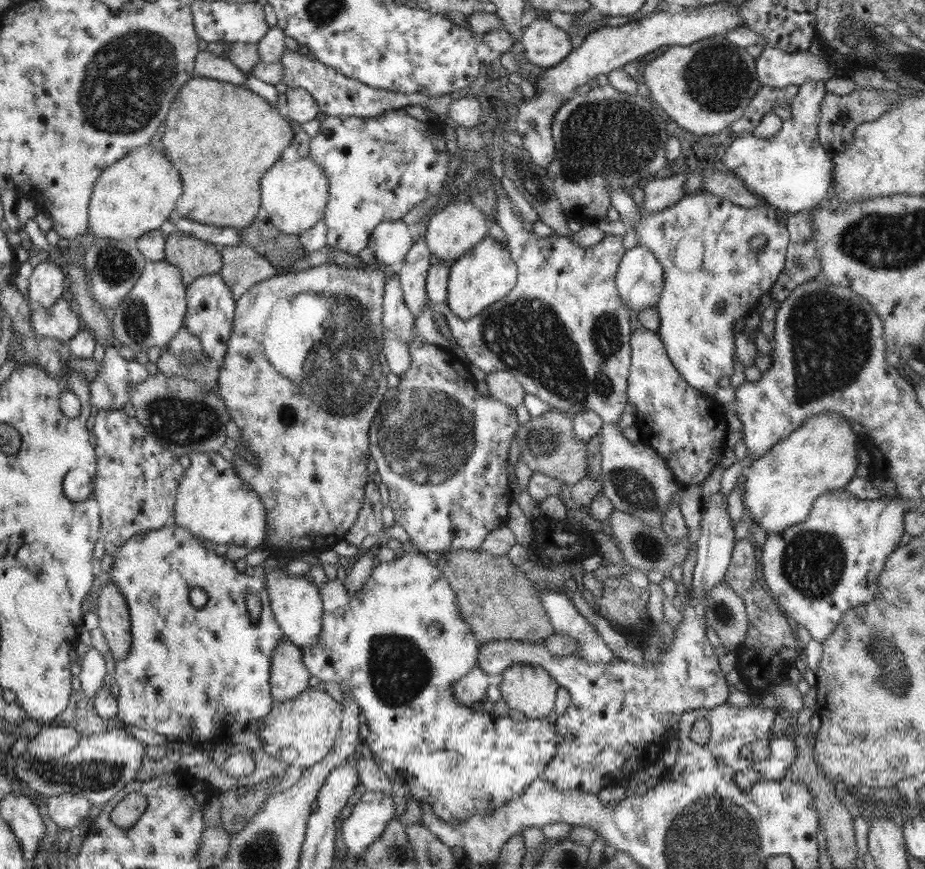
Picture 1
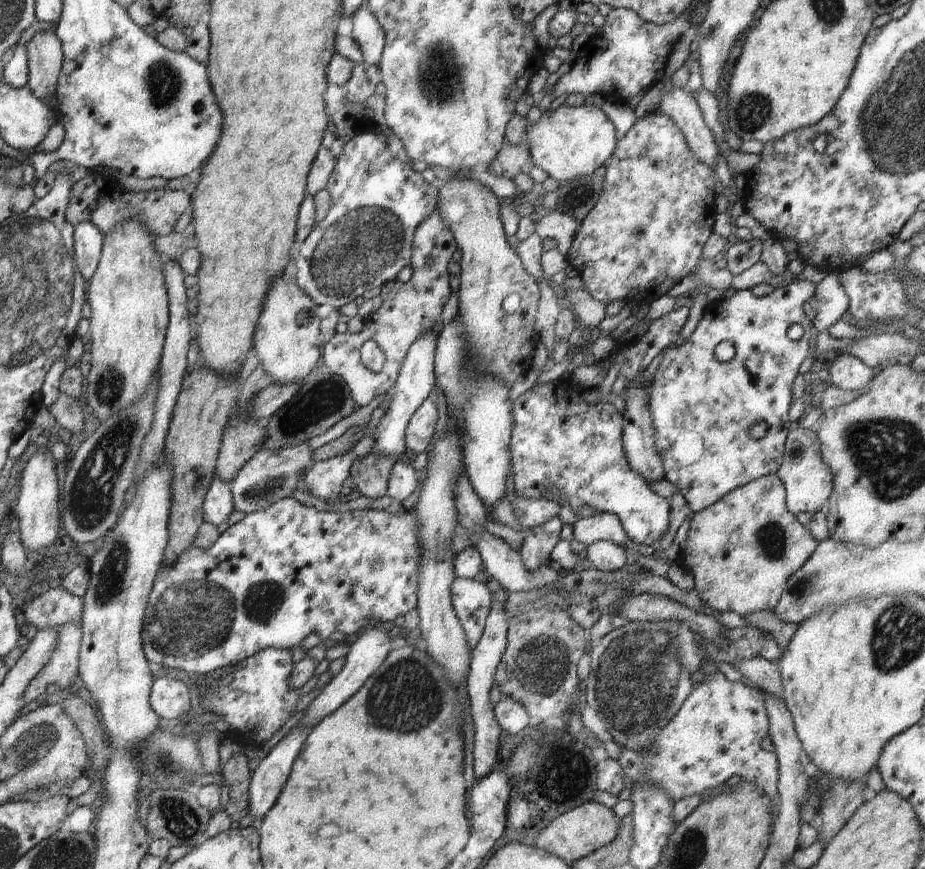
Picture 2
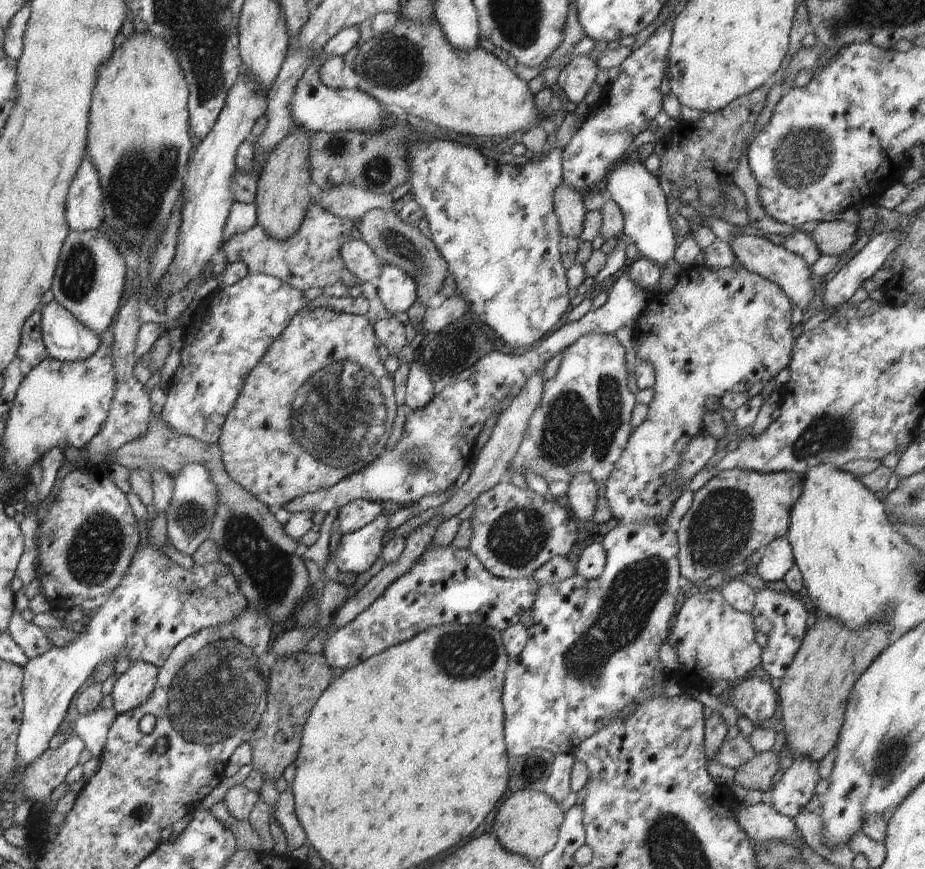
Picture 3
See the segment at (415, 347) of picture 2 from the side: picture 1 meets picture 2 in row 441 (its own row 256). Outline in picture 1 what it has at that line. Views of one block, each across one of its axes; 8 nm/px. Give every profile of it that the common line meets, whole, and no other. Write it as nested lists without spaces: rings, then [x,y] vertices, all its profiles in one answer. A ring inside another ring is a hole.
[[[402,220],[384,221],[372,231],[367,248],[370,248],[379,263],[387,266],[401,265],[410,248],[415,244],[416,235],[414,228],[406,225]]]

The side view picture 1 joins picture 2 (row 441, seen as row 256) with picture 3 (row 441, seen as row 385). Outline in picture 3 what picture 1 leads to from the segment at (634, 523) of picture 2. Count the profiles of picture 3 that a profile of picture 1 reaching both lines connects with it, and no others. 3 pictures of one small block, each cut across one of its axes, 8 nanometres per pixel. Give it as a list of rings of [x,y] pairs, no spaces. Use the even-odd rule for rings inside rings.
[[[591,333],[590,335],[580,338],[577,342],[574,342],[569,348],[564,351],[564,356],[560,360],[560,368],[556,372],[556,375],[543,383],[543,392],[540,403],[536,406],[536,409],[532,412],[530,419],[528,420],[528,427],[523,433],[522,441],[515,458],[509,465],[510,469],[513,469],[518,475],[526,476],[528,472],[542,476],[545,482],[550,485],[554,482],[562,482],[569,484],[573,477],[583,473],[589,473],[589,476],[593,479],[593,482],[600,488],[600,485],[606,484],[611,473],[614,471],[614,466],[618,463],[618,460],[622,457],[622,452],[626,448],[630,436],[633,434],[631,426],[631,415],[635,408],[636,398],[635,395],[630,392],[627,386],[627,372],[626,372],[626,352],[624,346],[620,344],[614,335],[606,335],[600,333]]]

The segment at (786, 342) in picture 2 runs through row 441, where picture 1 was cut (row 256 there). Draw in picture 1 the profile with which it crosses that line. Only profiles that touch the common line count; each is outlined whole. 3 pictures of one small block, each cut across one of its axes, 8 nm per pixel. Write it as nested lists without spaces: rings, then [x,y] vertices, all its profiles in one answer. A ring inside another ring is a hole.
[[[612,188],[611,205],[618,210],[621,221],[636,232],[638,245],[646,248],[663,269],[663,290],[655,305],[659,315],[657,335],[674,367],[690,387],[704,395],[714,396],[718,382],[734,373],[734,325],[748,317],[758,307],[767,292],[770,293],[778,276],[785,269],[785,257],[789,246],[789,232],[778,219],[778,211],[771,206],[741,207],[732,204],[727,198],[716,196],[708,191],[700,191],[682,197],[676,204],[661,211],[642,211],[631,195],[622,188]],[[758,232],[766,234],[768,246],[760,255],[753,256],[748,242]],[[718,303],[726,303],[724,311],[718,311]]]

